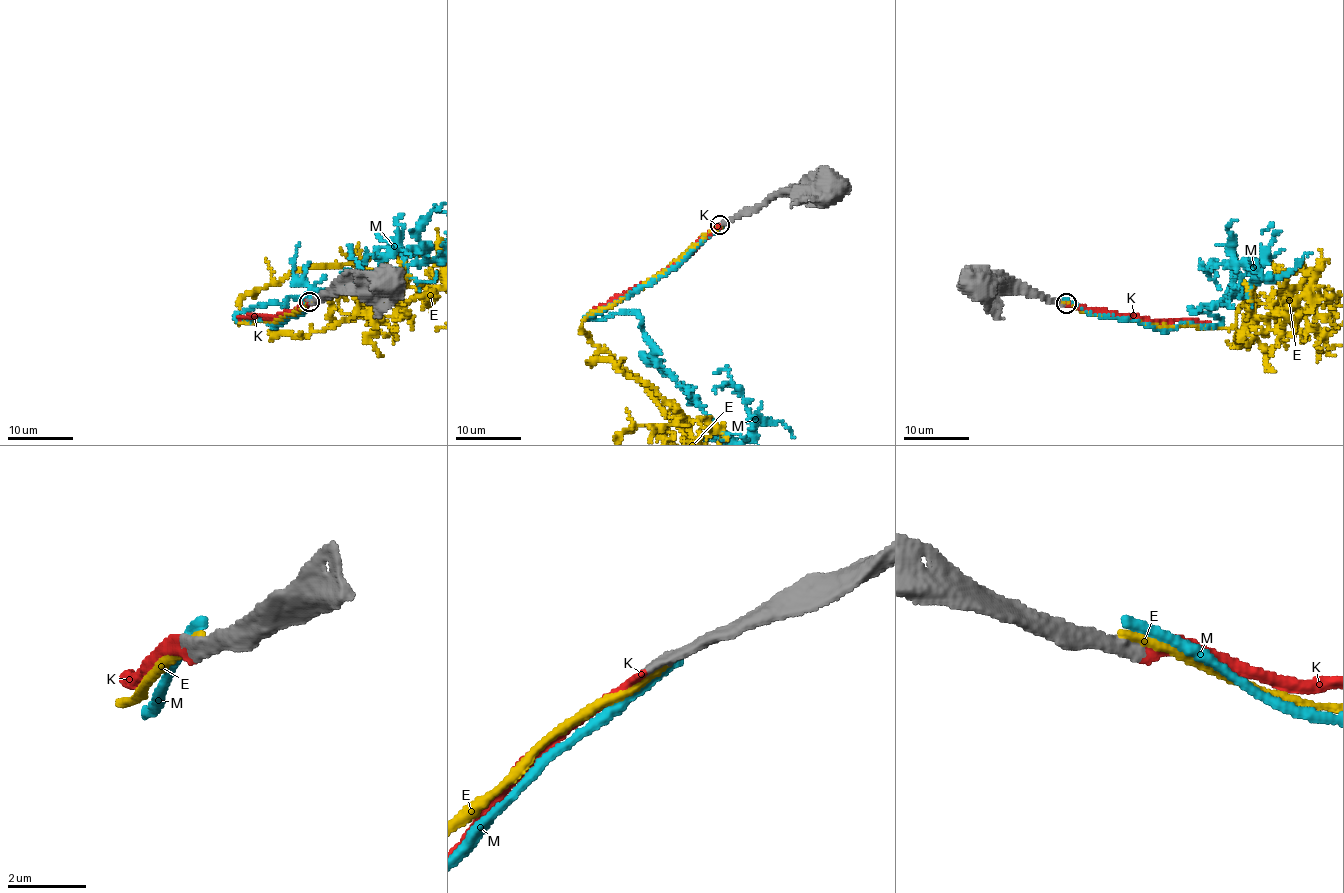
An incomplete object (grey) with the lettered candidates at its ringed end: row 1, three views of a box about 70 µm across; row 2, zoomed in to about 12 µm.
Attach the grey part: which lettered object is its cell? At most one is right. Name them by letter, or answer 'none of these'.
K

